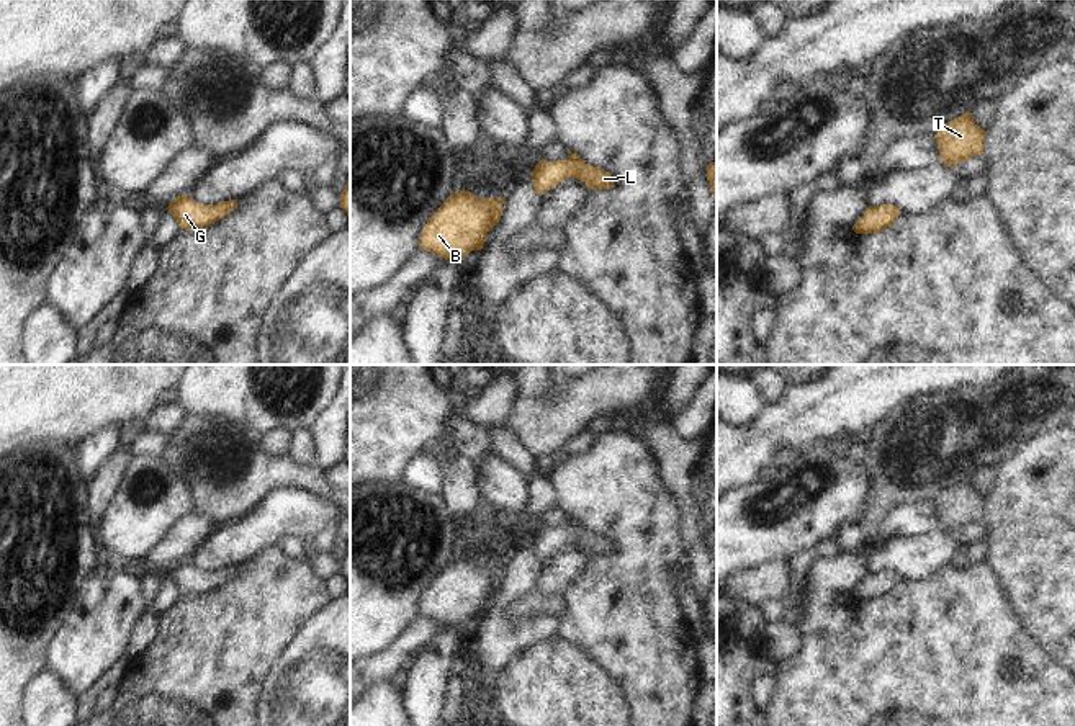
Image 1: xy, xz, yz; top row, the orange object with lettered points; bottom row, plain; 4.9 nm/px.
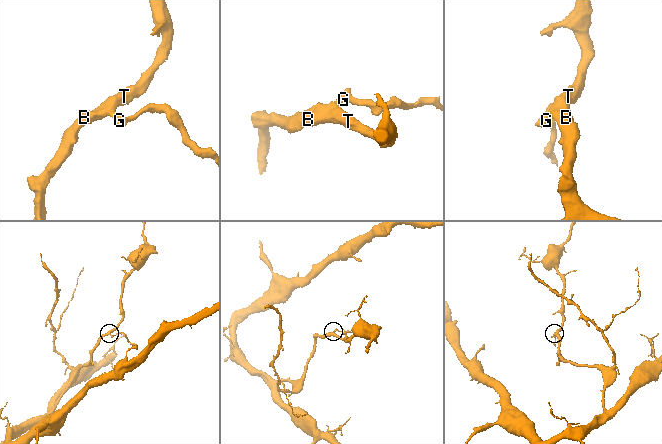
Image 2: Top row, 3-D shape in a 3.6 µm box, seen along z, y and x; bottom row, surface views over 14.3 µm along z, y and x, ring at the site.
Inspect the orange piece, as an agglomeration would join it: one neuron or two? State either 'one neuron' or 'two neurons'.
one neuron

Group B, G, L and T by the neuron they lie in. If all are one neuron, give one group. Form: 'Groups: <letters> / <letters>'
Groups: B G L T

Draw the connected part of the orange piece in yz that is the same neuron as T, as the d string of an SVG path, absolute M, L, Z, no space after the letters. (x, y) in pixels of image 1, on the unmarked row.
M972 479L960 481L946 489L936 500L941 530L956 533L983 520L987 497L975 491Z

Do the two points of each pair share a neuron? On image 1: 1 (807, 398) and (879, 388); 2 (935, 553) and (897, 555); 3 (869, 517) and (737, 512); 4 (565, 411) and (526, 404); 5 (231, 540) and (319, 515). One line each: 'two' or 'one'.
1: one
2: one
3: two
4: one
5: one

